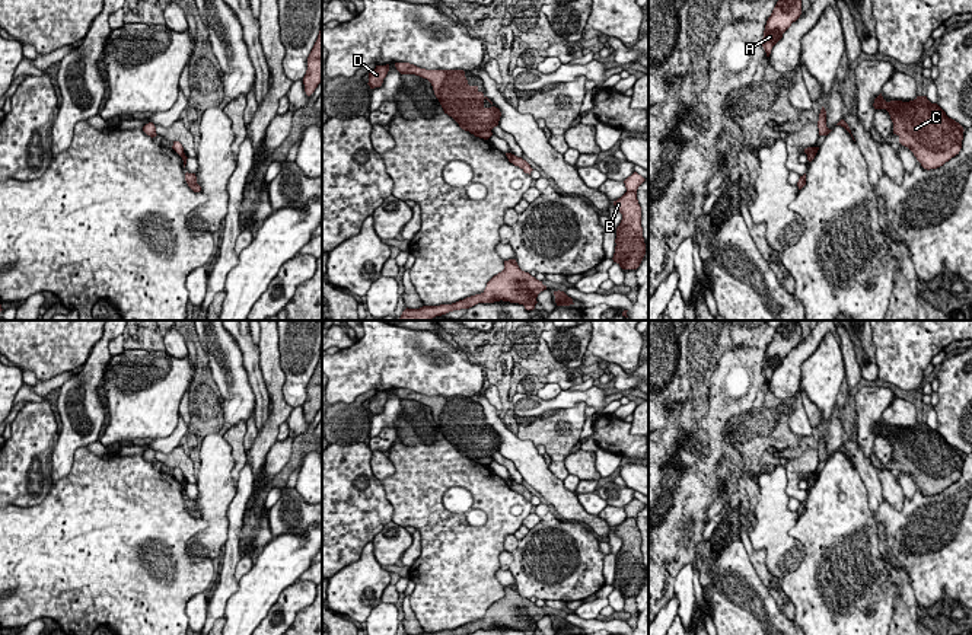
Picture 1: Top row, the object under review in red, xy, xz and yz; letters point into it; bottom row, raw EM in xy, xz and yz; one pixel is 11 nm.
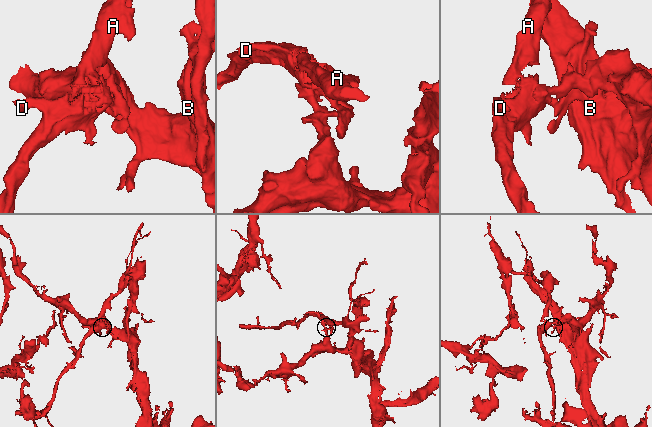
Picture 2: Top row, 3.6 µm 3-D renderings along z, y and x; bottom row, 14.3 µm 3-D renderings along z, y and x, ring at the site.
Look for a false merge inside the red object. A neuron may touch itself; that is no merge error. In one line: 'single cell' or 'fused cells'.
fused cells

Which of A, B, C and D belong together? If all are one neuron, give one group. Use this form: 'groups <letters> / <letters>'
groups A D / B C

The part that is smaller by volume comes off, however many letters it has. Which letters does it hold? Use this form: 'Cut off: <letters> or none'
Cut off: A, D

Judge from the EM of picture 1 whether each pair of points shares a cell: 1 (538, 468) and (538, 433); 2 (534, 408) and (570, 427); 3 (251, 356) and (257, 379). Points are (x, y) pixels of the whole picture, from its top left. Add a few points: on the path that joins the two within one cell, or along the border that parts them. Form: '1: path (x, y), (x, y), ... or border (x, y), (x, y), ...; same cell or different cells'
1: border (515, 434), (520, 439), (528, 439), (535, 446); different cells
2: border (588, 405), (577, 402), (555, 411); different cells
3: path (251, 361), (254, 373); same cell

